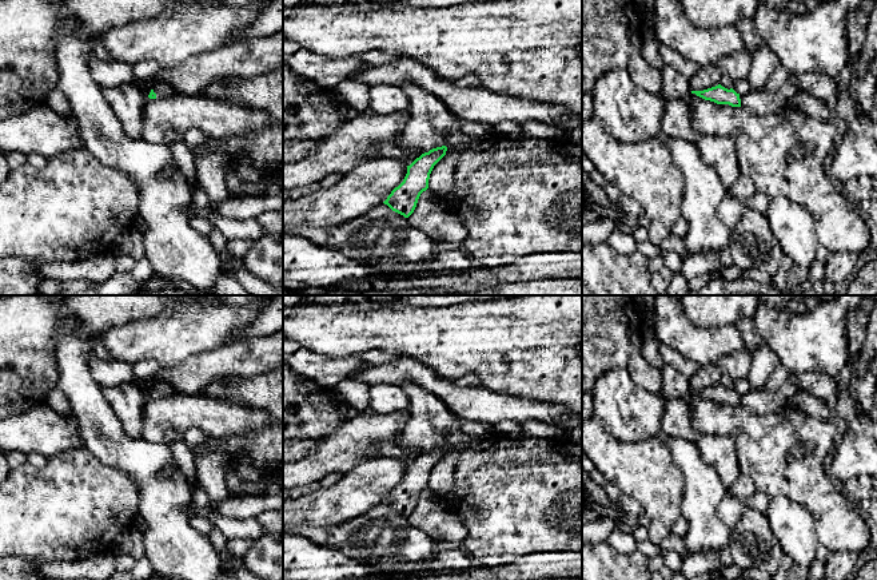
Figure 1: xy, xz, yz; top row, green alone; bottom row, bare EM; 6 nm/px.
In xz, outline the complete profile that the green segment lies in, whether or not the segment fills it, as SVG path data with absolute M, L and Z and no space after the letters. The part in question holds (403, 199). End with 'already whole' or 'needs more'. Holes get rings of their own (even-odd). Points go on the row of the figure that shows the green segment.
M436 147L422 154L410 166L403 182L395 187L383 202L392 211L408 218L423 191L428 188L428 179L434 166L446 155L447 147Z | already whole

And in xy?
M158 83L150 92L150 99L166 99L175 94L175 90L168 83Z | needs more

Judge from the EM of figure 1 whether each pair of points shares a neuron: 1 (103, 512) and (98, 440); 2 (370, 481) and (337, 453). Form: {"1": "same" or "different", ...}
{"1": "different", "2": "different"}

